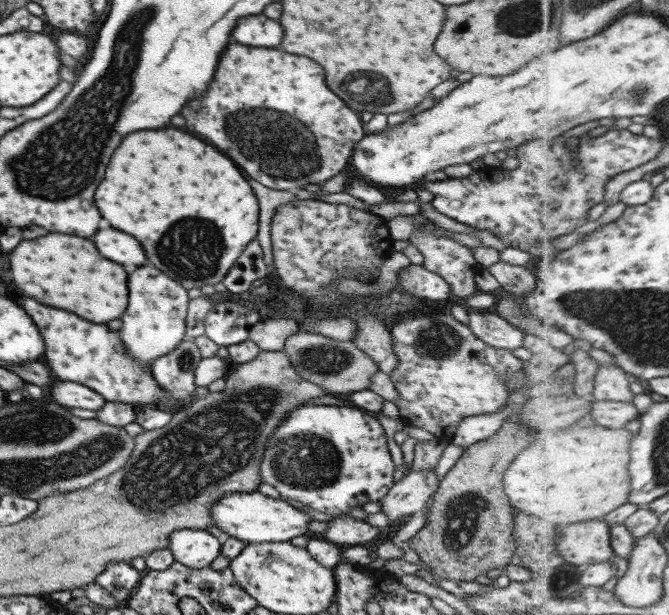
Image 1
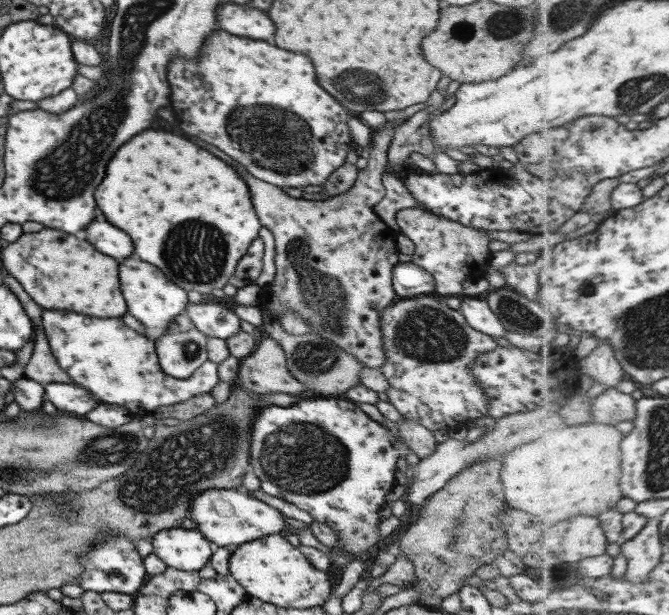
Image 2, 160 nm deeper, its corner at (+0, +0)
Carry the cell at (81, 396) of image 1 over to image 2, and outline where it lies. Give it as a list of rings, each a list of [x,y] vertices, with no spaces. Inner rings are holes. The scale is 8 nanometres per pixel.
[[[51,382],[42,385],[45,399],[55,406],[57,412],[69,412],[72,416],[84,416],[97,406],[94,397],[81,386]]]

